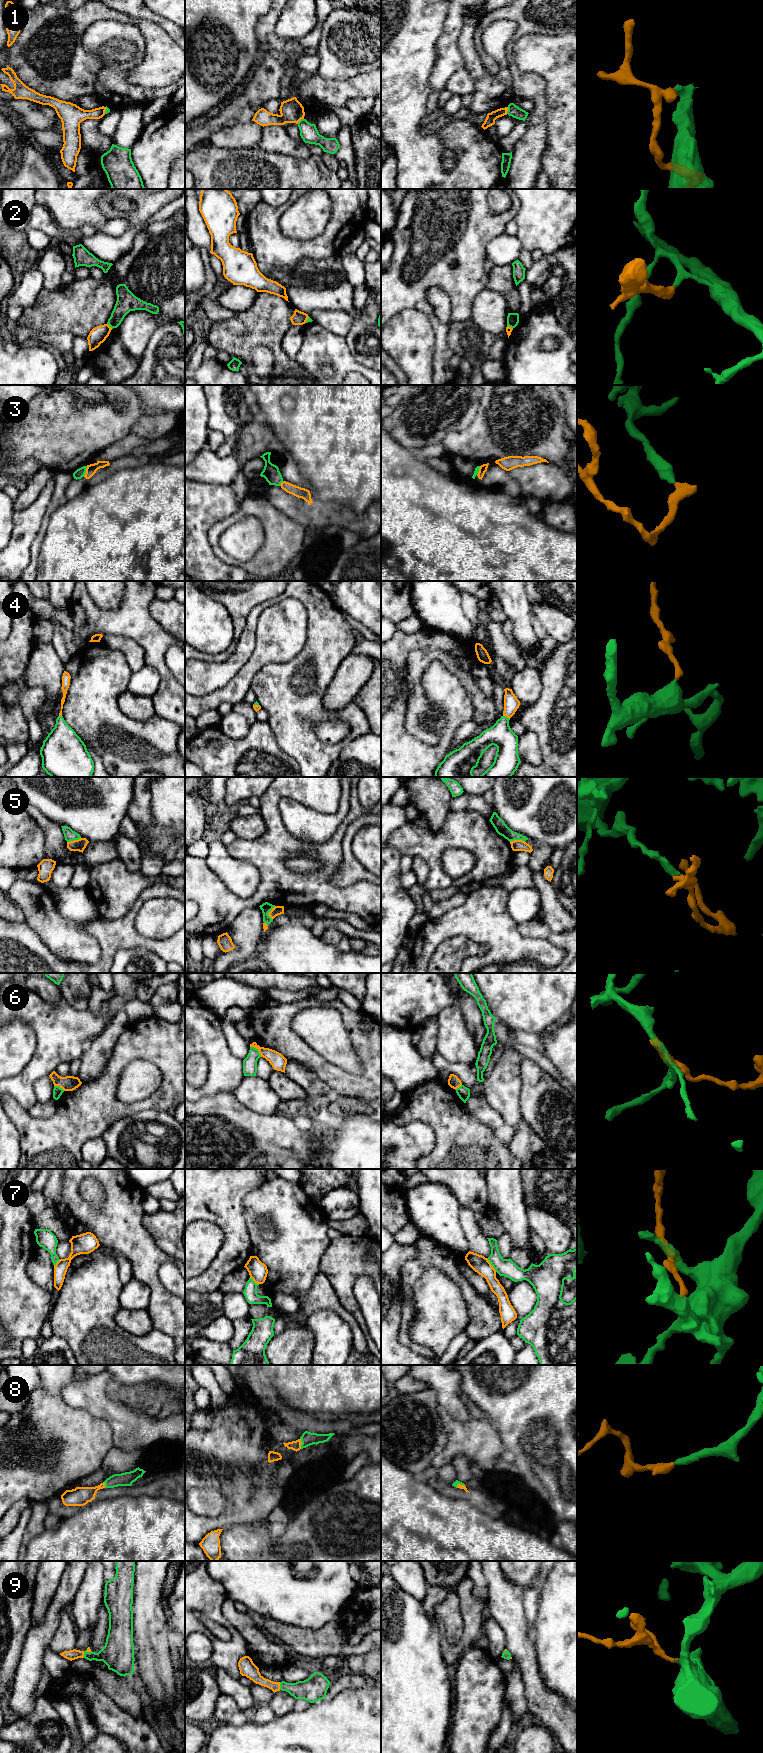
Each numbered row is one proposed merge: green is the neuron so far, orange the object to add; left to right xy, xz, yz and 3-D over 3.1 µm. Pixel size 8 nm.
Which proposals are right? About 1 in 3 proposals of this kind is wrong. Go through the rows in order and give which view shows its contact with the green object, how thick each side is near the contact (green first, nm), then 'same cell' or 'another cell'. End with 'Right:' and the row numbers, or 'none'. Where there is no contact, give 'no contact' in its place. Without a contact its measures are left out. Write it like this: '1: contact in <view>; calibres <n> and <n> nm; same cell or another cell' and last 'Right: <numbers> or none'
1: contact in xz; calibres 140 and 190 nm; another cell
2: contact in xy; calibres 160 and 140 nm; another cell
3: contact in xy; calibres 80 and 90 nm; another cell
4: contact in yz; calibres 190 and 120 nm; same cell
5: contact in yz; calibres 100 and 100 nm; another cell
6: contact in xz; calibres 110 and 120 nm; another cell
7: contact in yz; calibres 140 and 140 nm; another cell
8: contact in xz; calibres 110 and 80 nm; same cell
9: contact in xz; calibres 190 and 100 nm; same cell
Right: 4, 8, 9

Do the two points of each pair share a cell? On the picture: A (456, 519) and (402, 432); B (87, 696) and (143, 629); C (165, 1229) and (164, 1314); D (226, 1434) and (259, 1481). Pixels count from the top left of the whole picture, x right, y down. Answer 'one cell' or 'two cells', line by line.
A: two cells
B: two cells
C: two cells
D: one cell

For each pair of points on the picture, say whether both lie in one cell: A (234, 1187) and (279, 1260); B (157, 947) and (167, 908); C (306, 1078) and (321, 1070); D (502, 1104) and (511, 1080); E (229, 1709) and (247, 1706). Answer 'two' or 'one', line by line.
A: two
B: two
C: two
D: one
E: two

